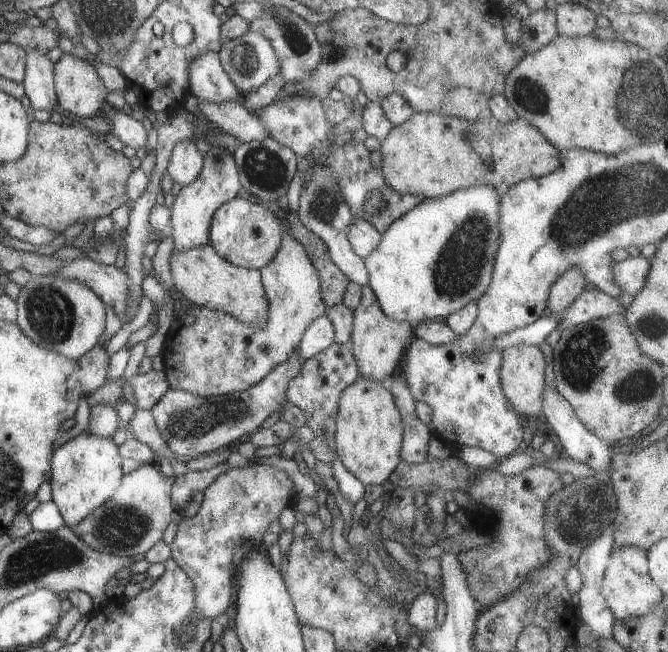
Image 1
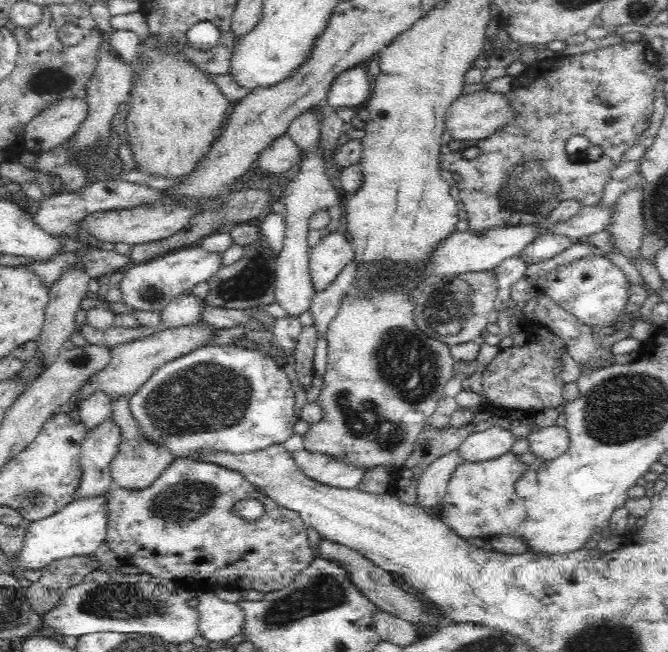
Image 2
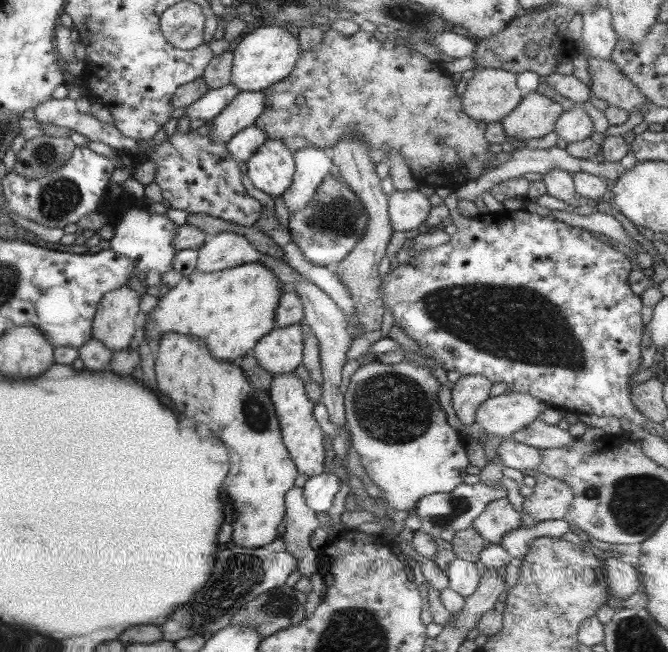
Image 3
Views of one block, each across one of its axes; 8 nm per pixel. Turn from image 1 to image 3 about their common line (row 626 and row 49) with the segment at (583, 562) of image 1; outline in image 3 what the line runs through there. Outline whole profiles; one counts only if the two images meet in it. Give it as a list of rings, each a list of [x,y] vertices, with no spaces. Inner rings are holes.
[[[599,6],[582,15],[582,33],[579,42],[586,46],[585,55],[608,58],[615,46],[617,36],[612,29],[609,7]]]

